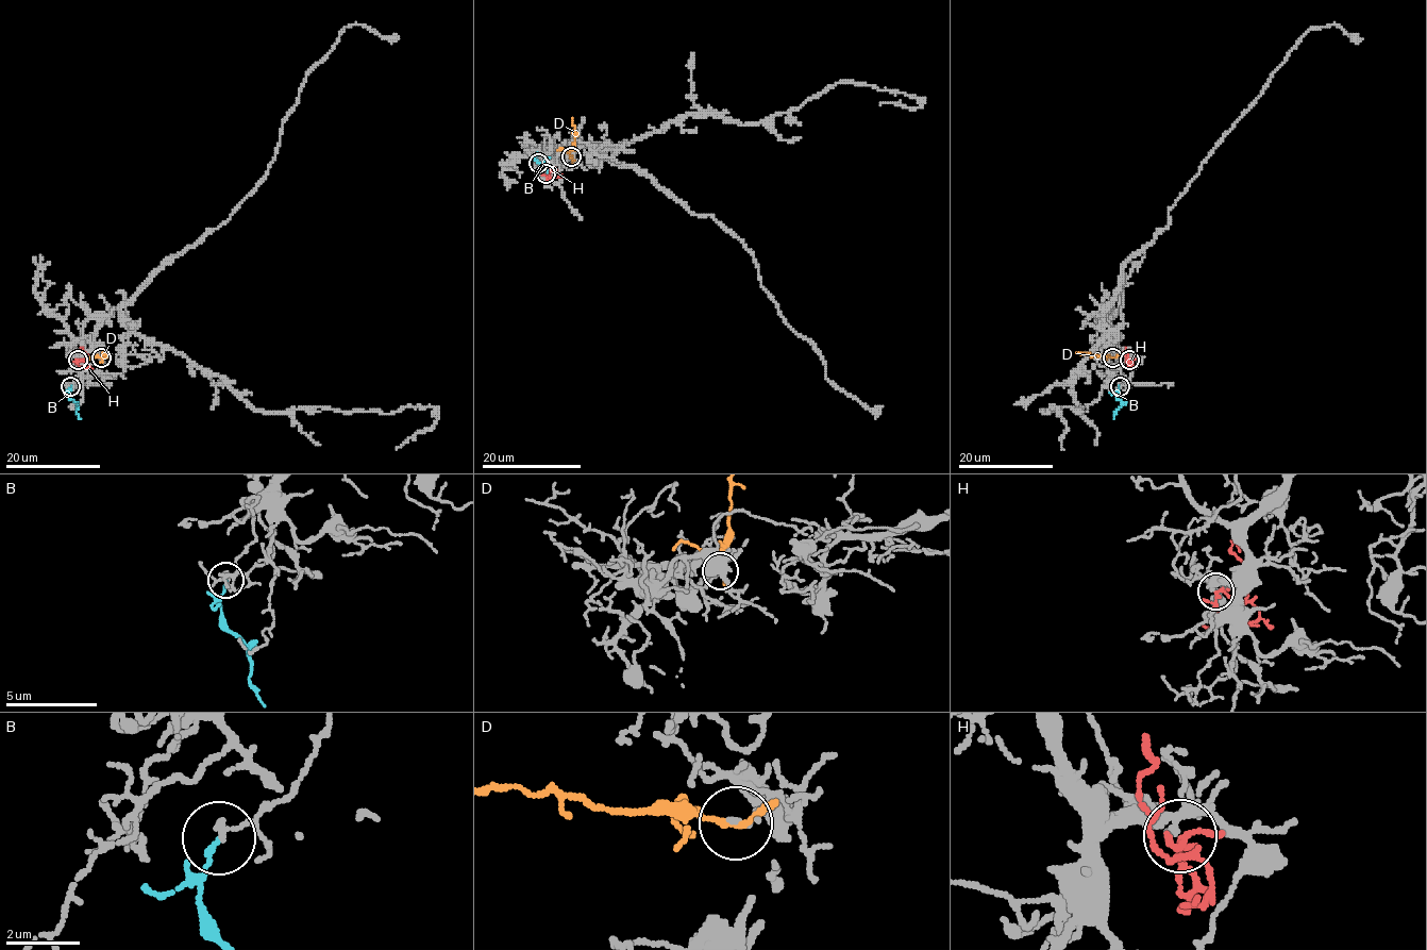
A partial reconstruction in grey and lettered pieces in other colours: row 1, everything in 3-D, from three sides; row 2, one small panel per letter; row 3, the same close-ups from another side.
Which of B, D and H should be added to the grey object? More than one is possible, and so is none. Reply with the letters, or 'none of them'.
H

